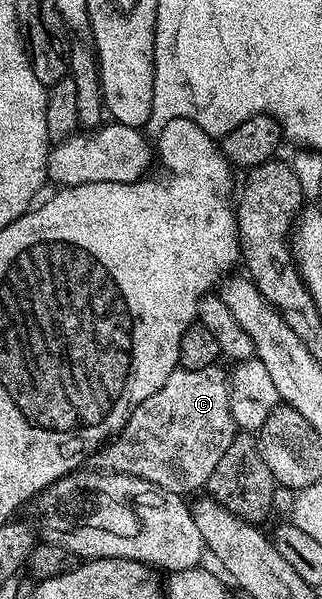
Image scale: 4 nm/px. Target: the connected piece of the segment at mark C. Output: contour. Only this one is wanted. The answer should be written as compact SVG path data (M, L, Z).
M216 365L196 371L176 369L167 378L165 385L157 389L157 393L145 397L145 401L141 401L141 405L133 409L119 434L106 444L102 452L102 455L104 454L102 466L108 472L132 475L184 497L190 496L190 491L195 491L198 487L199 490L206 488L213 469L217 469L217 461L221 461L225 449L229 449L229 441L233 441L237 434L231 412L229 375L221 368L222 366Z

